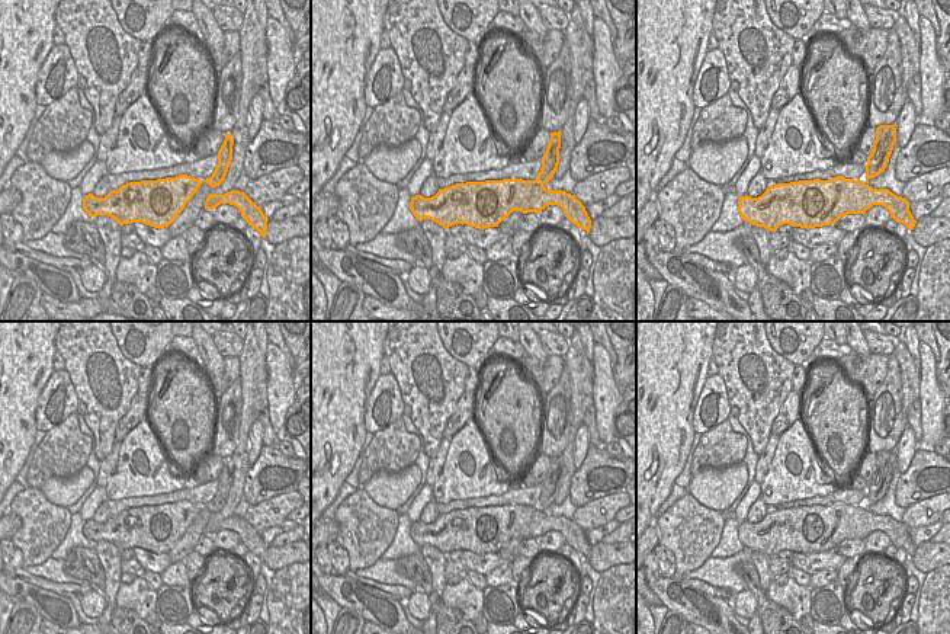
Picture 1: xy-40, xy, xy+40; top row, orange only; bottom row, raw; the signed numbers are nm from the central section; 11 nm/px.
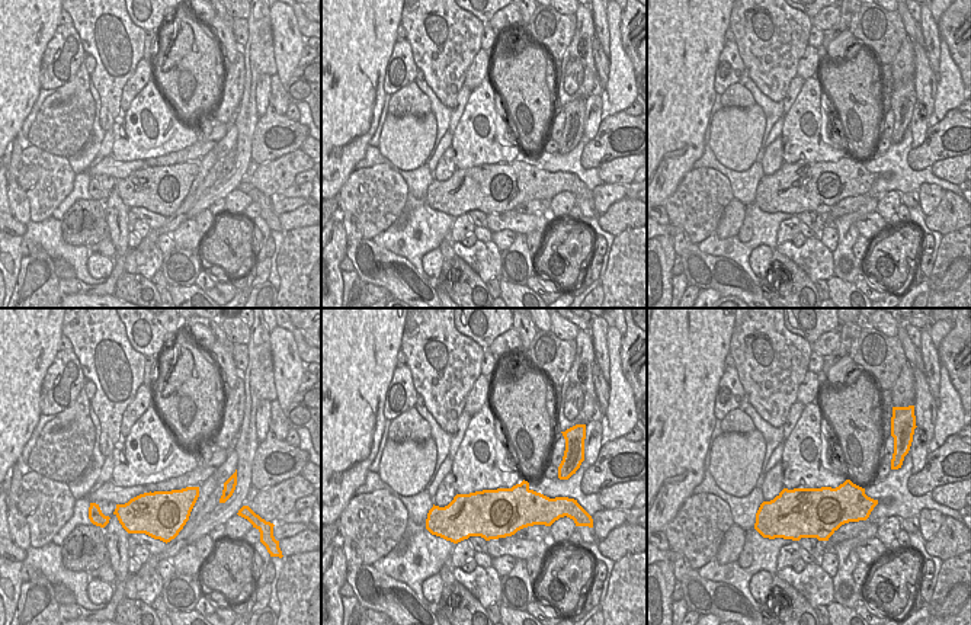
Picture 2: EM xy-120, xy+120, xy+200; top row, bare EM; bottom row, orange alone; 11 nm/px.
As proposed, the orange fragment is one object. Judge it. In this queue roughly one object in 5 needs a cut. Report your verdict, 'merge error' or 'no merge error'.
no merge error

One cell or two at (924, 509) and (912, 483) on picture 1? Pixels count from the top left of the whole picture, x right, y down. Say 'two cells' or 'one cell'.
two cells

